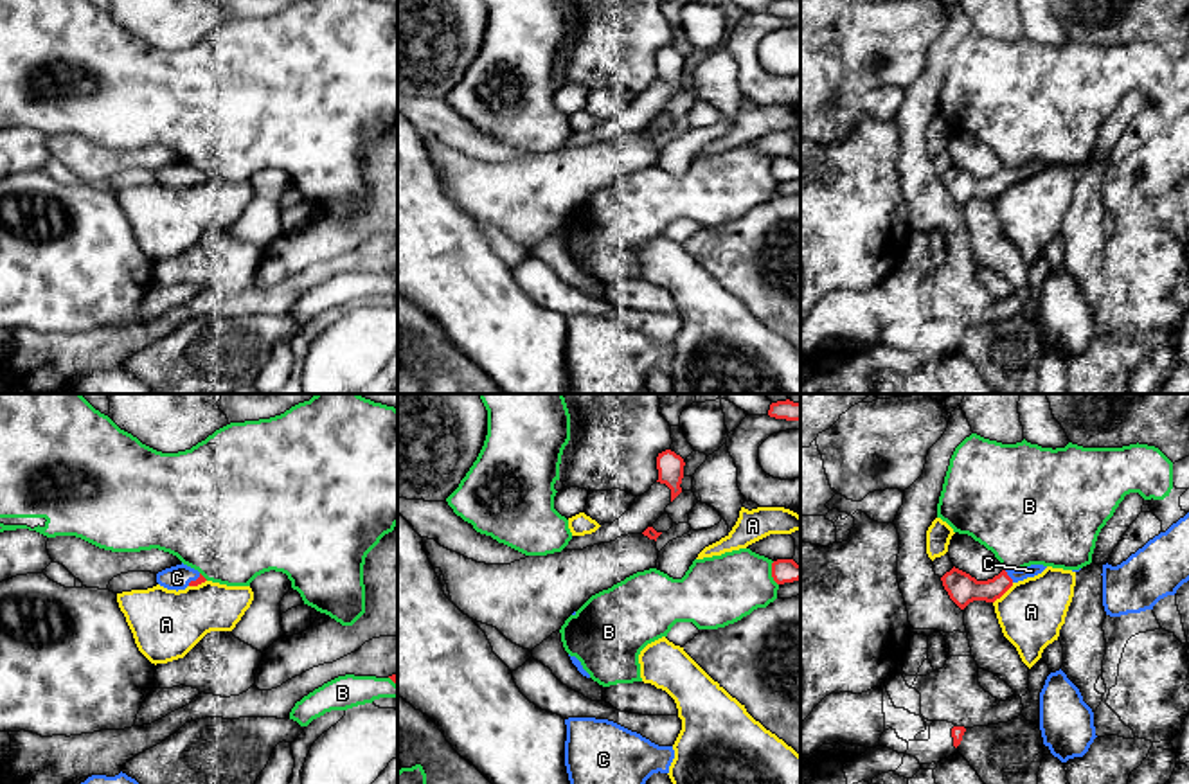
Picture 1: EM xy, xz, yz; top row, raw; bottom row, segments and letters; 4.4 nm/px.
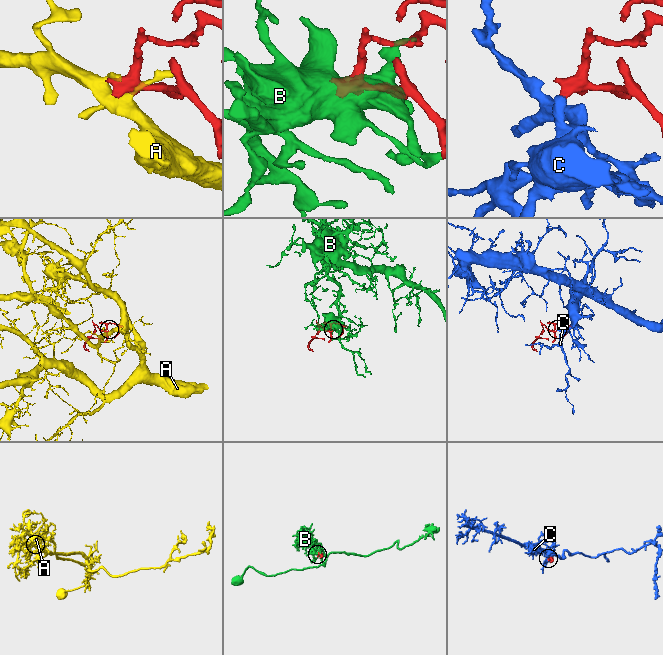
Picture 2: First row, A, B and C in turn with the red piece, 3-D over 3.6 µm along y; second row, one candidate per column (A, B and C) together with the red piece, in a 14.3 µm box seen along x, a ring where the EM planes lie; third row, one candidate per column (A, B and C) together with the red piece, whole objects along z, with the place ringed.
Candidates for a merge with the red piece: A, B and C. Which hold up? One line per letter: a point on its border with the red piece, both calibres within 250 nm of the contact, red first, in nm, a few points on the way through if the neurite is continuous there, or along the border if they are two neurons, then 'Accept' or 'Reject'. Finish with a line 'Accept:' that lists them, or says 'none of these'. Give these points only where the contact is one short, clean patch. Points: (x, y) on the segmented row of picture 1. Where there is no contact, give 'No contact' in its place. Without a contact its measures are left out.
A: Touches red at yz (1002, 594). Thickness 140 nm (red) against 300 nm. Reject
B: Touches red at xz (772, 574). Thickness 110 nm (red) against 320 nm. Reject
C: Touches red at yz (1008, 576). Thickness 140 nm (red) against 50 nm. Accept
Accept: C

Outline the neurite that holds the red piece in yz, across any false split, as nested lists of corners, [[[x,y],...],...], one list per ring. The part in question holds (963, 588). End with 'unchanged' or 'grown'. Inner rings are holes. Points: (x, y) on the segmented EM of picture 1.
[[[1031,565],[1022,570],[1002,570],[998,575],[988,581],[977,581],[970,574],[952,568],[941,581],[950,599],[964,610],[973,601],[995,602],[1000,599],[1015,583],[1041,574],[1047,566]]] | grown

